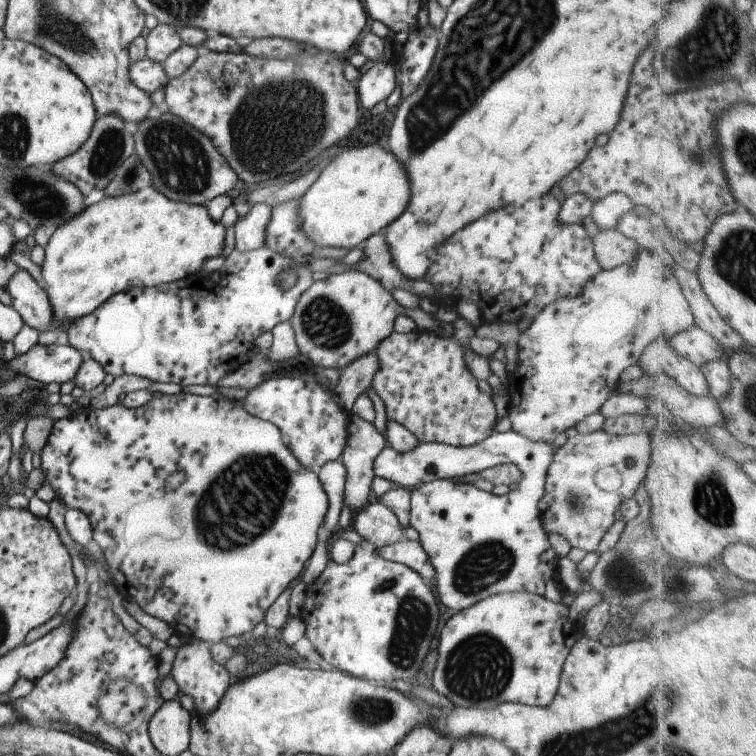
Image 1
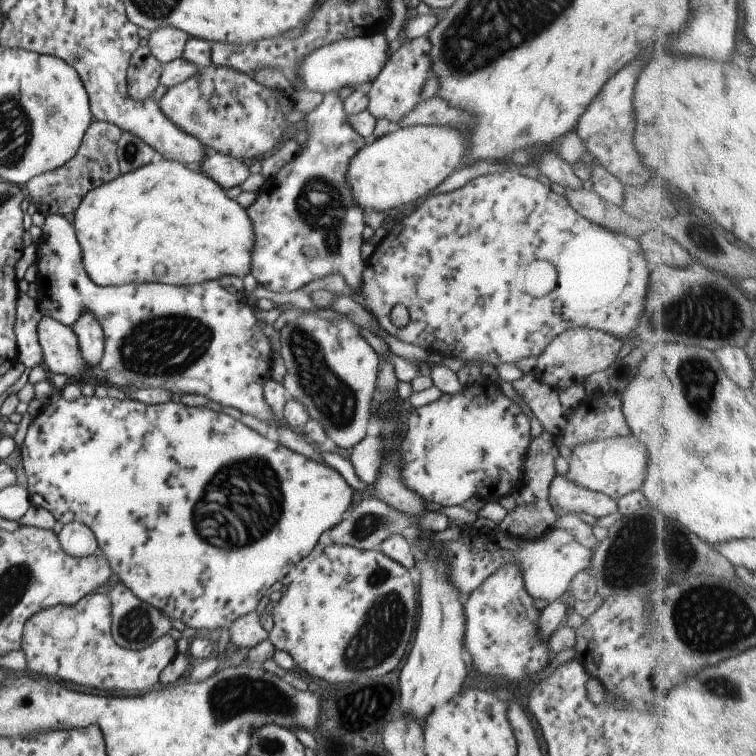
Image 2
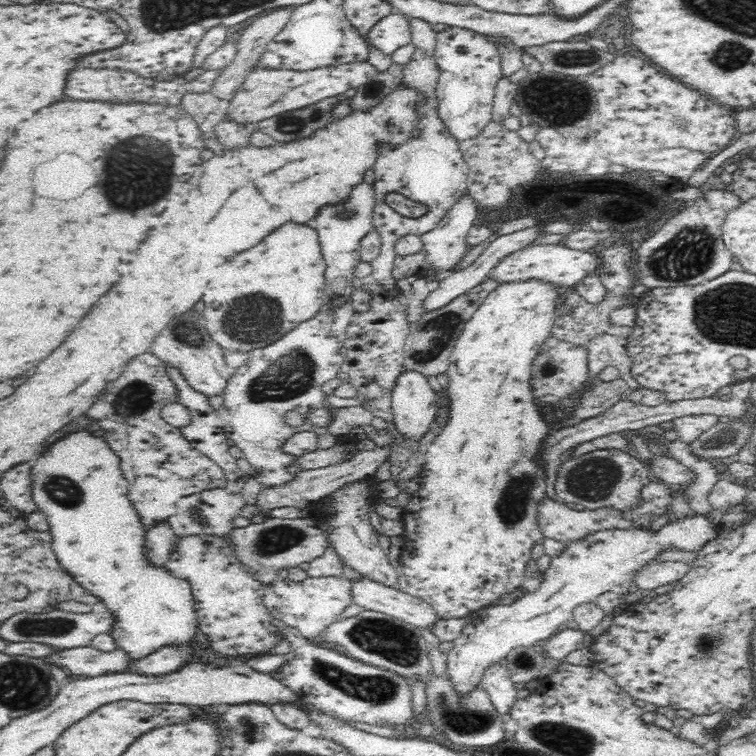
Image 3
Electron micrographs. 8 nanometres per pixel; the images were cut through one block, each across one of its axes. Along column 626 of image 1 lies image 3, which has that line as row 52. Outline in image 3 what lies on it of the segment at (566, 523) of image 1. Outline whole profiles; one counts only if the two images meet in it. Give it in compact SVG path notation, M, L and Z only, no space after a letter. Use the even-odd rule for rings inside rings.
M447 27L444 31L437 33L435 62L440 72L436 87L437 113L446 126L446 130L460 142L480 135L481 130L492 120L494 89L498 79L503 76L498 47L491 38L482 34L467 29Z

